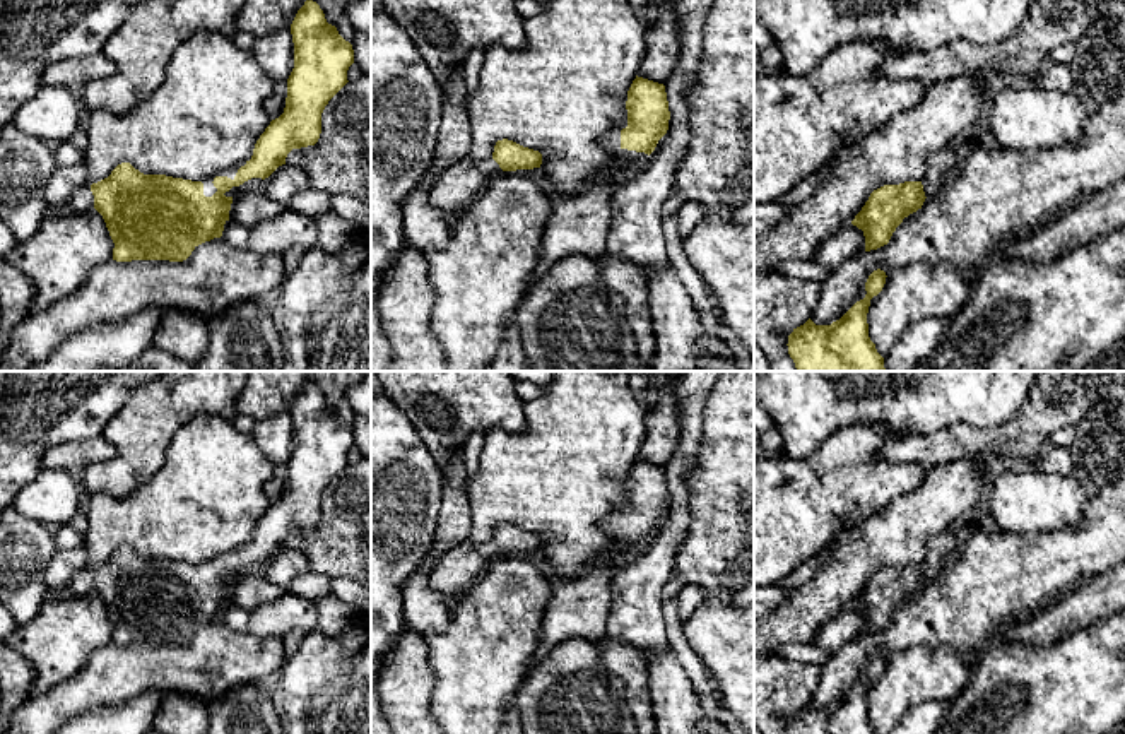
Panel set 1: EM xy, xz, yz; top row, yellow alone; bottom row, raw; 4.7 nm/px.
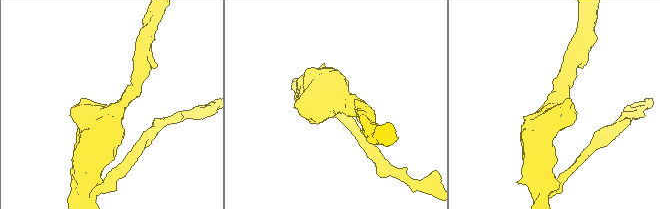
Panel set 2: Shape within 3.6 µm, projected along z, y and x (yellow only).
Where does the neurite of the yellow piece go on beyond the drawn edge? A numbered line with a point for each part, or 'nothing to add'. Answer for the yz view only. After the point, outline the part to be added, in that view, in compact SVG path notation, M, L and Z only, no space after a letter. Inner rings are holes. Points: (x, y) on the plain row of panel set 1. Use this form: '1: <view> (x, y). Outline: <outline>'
1: yz (942, 548). Outline: M954 527L935 534L927 542L927 556L922 563L925 580L934 580L942 570L949 568L959 553L963 537Z

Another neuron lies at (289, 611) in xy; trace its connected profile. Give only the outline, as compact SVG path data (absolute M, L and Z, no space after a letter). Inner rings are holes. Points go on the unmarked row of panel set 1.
M286 592L277 601L250 613L248 633L284 638L291 630L308 633L318 626L318 609L309 599Z

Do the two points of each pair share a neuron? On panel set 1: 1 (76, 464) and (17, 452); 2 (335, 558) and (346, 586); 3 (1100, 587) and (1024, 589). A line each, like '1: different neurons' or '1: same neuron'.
1: different neurons
2: different neurons
3: different neurons

